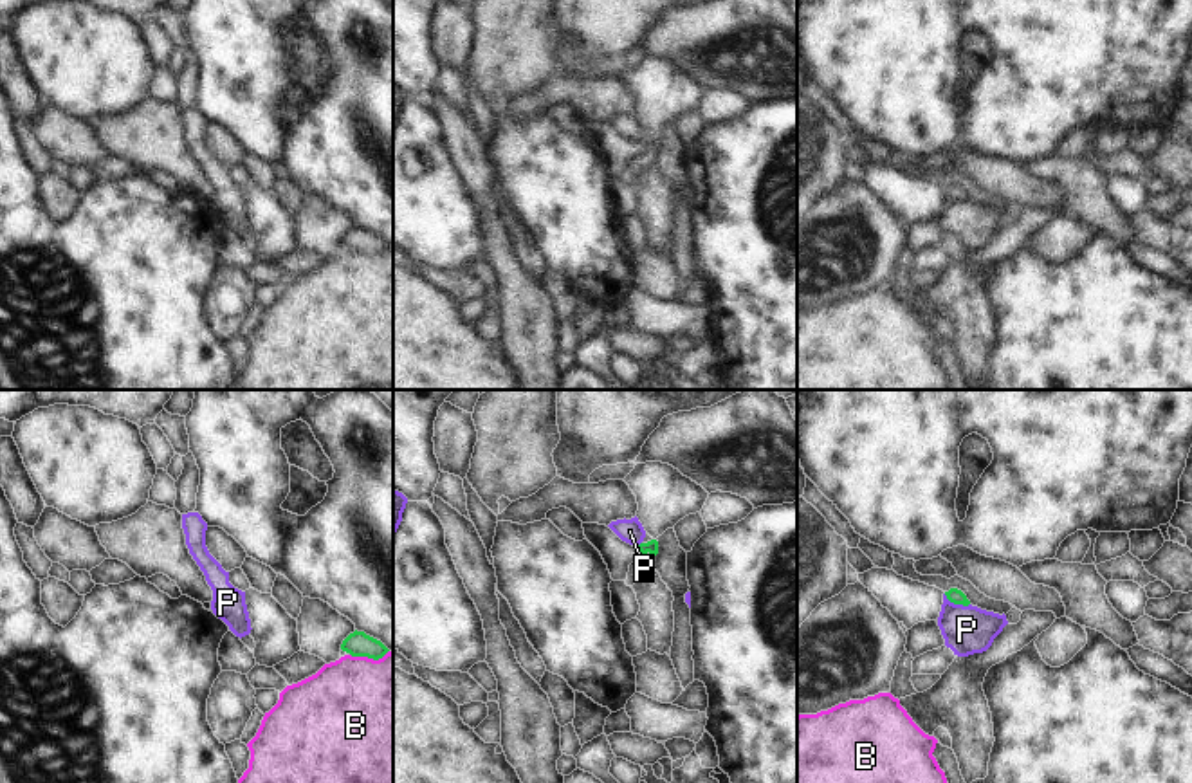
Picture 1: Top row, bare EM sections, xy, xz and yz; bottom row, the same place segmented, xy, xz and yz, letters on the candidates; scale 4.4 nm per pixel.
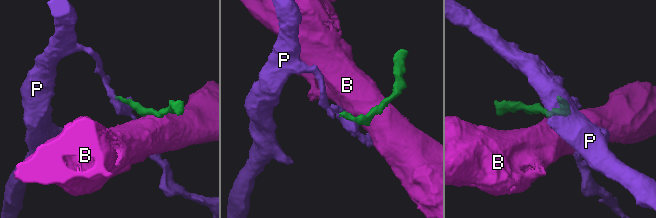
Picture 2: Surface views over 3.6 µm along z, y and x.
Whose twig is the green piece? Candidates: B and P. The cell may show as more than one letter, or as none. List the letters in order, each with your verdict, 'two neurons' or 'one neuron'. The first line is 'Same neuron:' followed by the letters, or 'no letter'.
Same neuron: no letter
B: two neurons
P: two neurons

